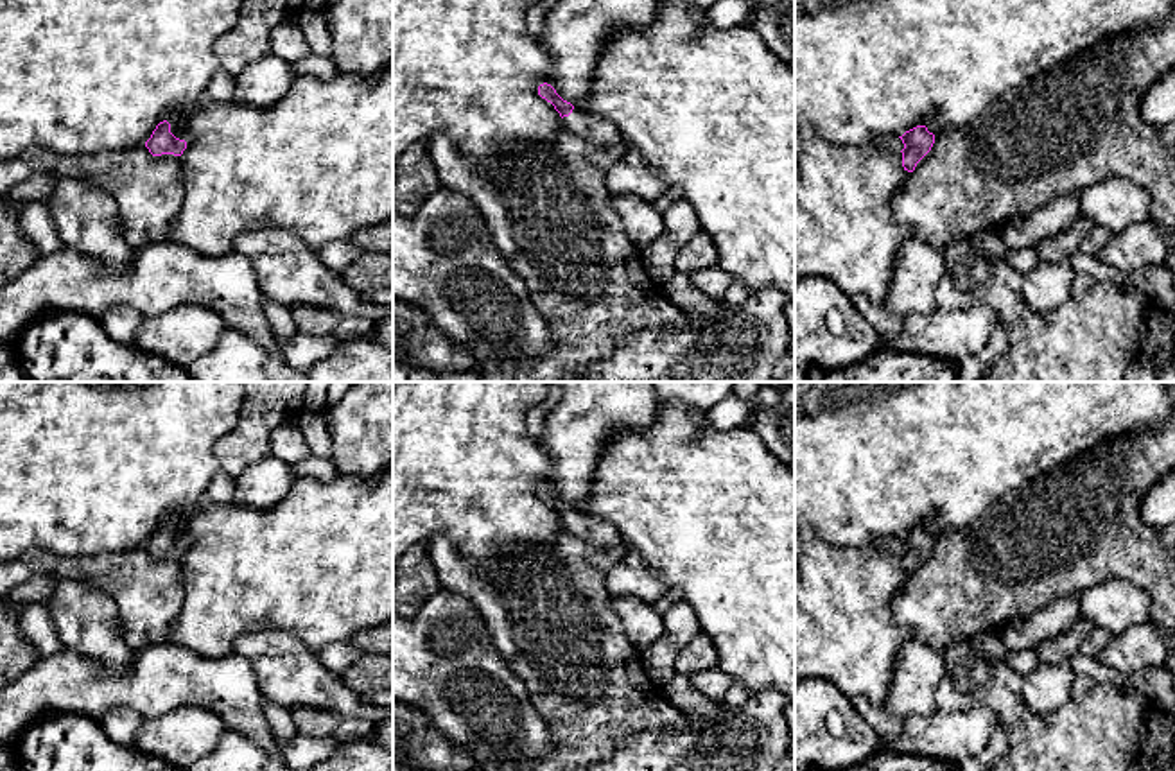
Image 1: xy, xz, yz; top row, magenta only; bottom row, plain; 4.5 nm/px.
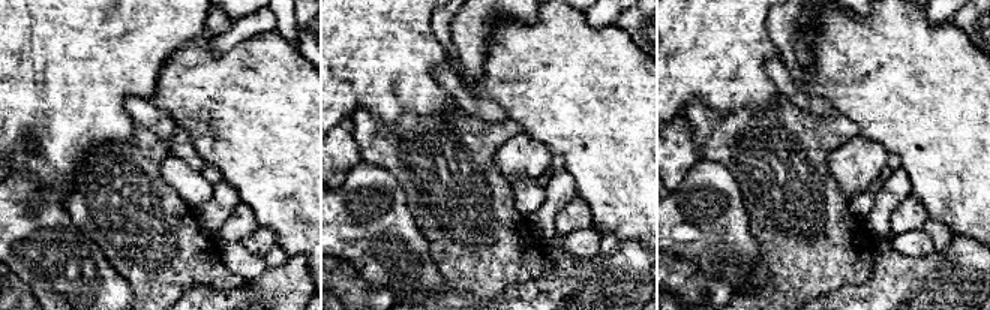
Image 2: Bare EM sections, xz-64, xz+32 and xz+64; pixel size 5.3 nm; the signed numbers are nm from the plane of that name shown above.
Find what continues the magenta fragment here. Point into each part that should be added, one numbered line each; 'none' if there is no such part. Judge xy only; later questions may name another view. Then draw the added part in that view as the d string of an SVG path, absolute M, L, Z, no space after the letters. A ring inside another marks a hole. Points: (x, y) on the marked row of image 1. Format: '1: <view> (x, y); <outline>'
1: xy (176, 121); M176 113L172 117L167 118L167 122L170 124L170 133L179 138L185 140L185 118L188 117L188 113Z

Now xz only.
1: xz (600, 131); M574 106L569 117L561 118L561 126L569 133L574 133L576 136L581 136L596 145L606 147L622 142L619 129L612 122L599 118L578 106Z

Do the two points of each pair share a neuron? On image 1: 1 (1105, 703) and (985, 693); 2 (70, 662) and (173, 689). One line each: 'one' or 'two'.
1: one
2: one

